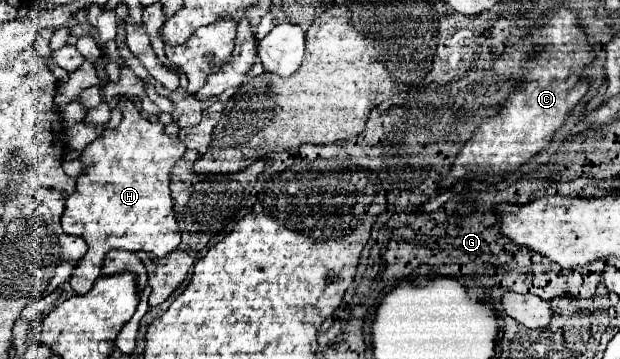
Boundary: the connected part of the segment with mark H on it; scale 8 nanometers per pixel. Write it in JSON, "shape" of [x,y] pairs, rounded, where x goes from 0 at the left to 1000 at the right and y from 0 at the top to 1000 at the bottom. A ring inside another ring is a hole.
{"shape":[[[202,267],[192,273],[189,301],[195,301],[198,312],[195,345],[182,362],[169,351],[163,379],[134,412],[127,446],[137,457],[137,474],[124,490],[121,540],[108,552],[105,591],[98,607],[102,646],[131,657],[144,685],[137,713],[124,730],[111,774],[111,791],[124,819],[137,819],[150,797],[150,786],[163,769],[163,730],[173,696],[179,691],[198,691],[211,702],[240,696],[240,702],[250,702],[253,713],[266,713],[279,702],[292,674],[289,630],[279,596],[279,557],[273,540],[273,485],[276,485],[279,457],[289,440],[295,440],[302,412],[285,384],[269,379],[263,345],[244,345],[240,334],[227,329],[224,306],[208,273]]]}

